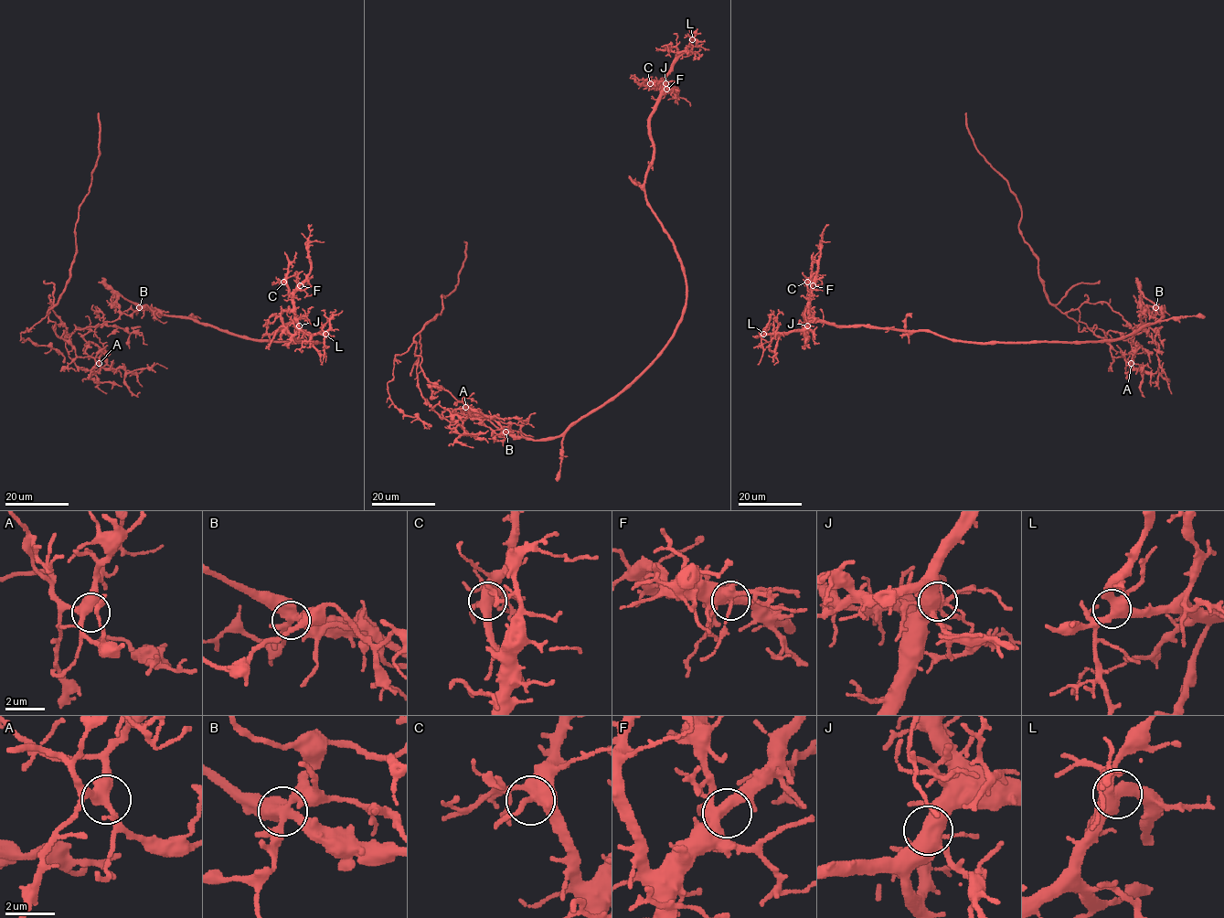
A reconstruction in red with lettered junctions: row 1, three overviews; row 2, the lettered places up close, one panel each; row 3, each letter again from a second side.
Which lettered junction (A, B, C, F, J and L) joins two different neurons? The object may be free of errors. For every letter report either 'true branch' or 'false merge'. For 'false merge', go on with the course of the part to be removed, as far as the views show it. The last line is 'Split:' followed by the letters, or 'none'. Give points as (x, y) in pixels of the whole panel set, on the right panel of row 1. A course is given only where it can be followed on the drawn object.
A: true branch
B: false merge | (1155, 307), (1138, 334), (1105, 302), (1061, 313), (1048, 301), (1020, 205), (978, 151), (966, 112)
C: true branch
F: true branch
J: true branch
L: true branch
Split: B

